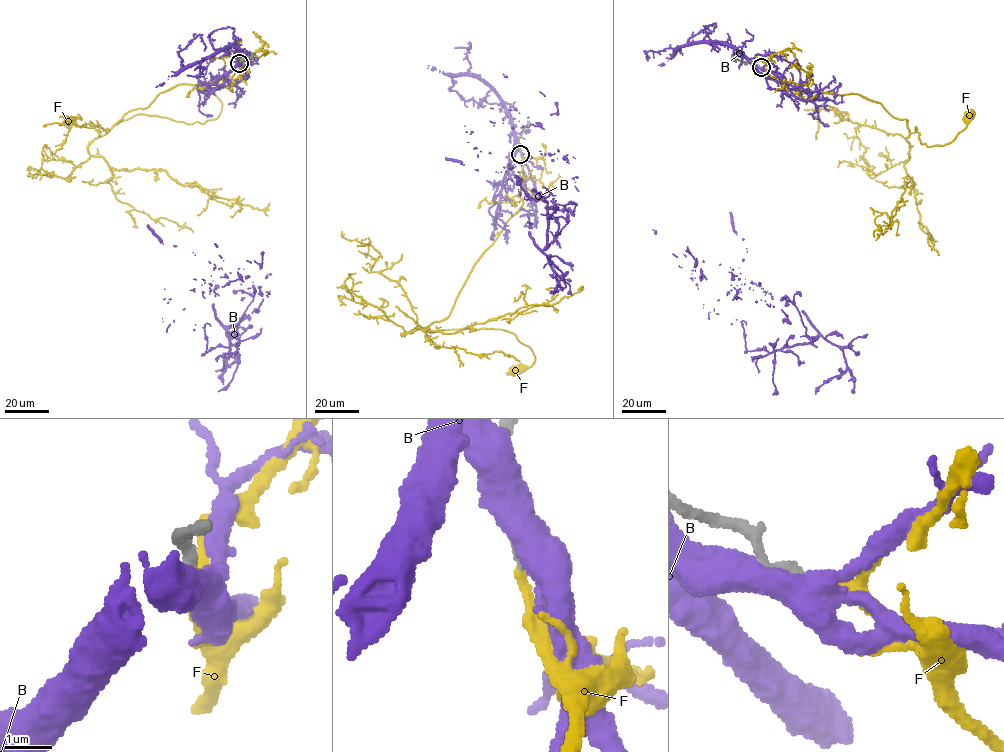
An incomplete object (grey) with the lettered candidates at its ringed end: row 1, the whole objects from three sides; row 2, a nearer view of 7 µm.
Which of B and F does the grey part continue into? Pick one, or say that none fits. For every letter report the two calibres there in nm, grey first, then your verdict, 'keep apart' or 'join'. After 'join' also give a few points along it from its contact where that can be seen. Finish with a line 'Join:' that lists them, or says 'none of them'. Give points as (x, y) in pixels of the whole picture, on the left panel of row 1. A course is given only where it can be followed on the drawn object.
B: 320 nm thick on the grey side, 600 nm on the other; keep apart
F: 240 nm thick on the grey side, 130 nm on the other; join; it runs (239, 63), (232, 91), (180, 83), (116, 124), (137, 114), (215, 119), (221, 101), (201, 85)
Join: F

